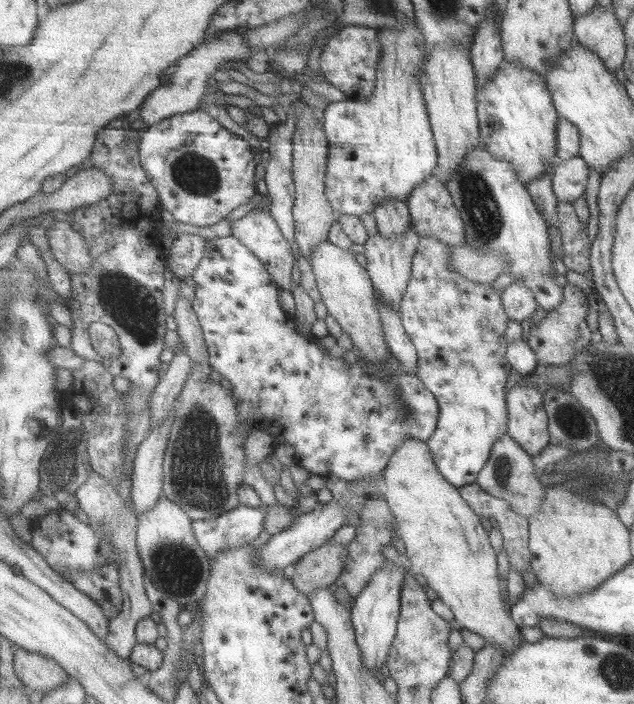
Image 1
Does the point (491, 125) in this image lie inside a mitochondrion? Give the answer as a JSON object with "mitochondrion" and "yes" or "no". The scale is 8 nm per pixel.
{"mitochondrion":"no"}

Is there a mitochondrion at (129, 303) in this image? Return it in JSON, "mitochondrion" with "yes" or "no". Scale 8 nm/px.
{"mitochondrion":"yes"}

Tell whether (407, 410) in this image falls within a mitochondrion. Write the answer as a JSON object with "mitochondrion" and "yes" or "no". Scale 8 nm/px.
{"mitochondrion":"yes"}

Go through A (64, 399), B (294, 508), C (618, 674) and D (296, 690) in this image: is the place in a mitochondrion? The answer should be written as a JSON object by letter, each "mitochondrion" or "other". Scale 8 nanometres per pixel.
{"A":"other","B":"other","C":"mitochondrion","D":"other"}

